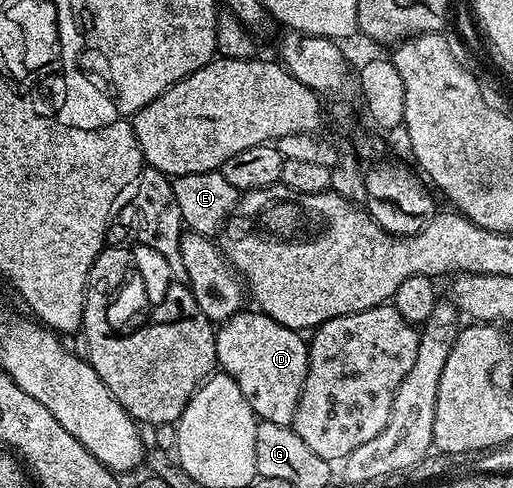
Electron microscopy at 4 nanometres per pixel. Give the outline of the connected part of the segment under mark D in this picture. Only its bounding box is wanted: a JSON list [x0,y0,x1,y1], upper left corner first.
[215,310,307,426]

